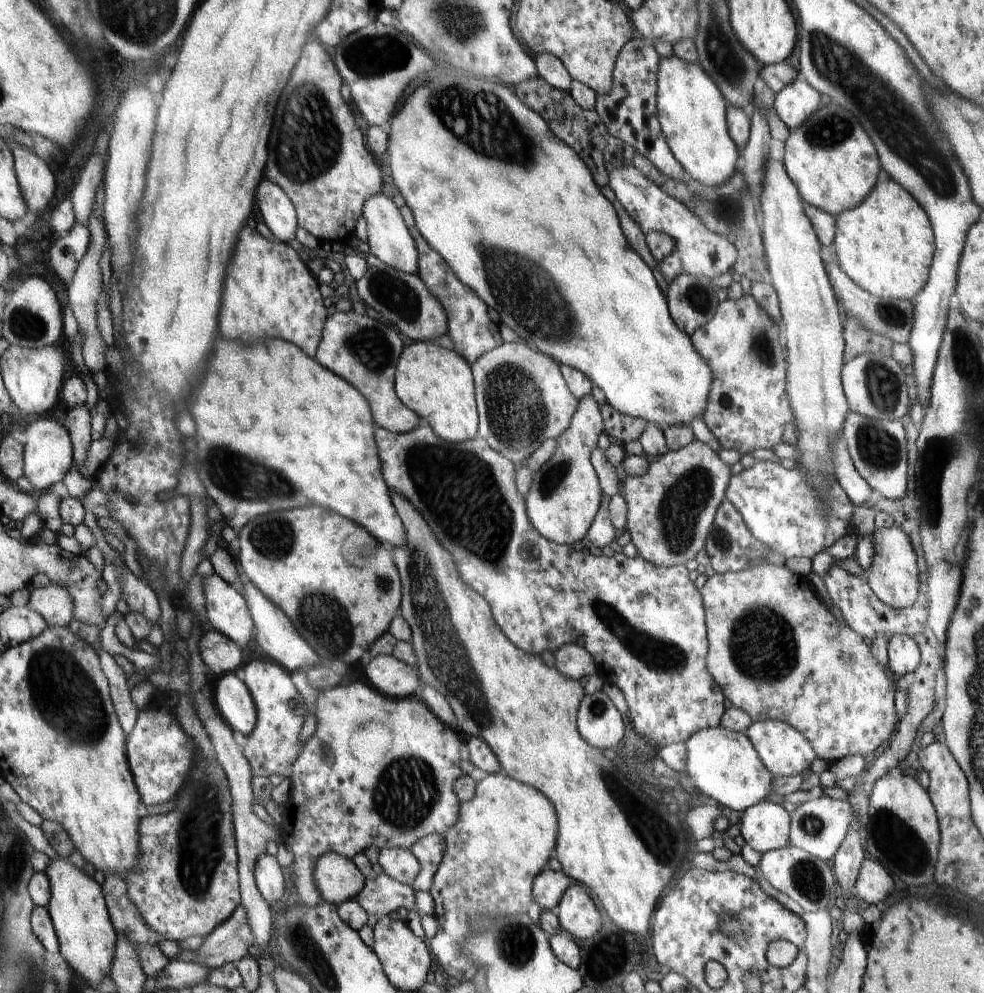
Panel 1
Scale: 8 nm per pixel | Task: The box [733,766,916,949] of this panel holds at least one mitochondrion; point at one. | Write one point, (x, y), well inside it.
(806, 877)

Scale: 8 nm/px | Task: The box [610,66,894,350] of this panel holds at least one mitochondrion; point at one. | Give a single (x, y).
(832, 130)

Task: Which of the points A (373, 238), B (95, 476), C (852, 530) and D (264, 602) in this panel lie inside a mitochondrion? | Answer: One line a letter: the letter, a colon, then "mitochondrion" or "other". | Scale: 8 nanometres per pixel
A: other
B: other
C: other
D: other

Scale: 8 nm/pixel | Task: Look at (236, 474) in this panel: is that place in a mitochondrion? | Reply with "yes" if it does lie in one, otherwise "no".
yes

